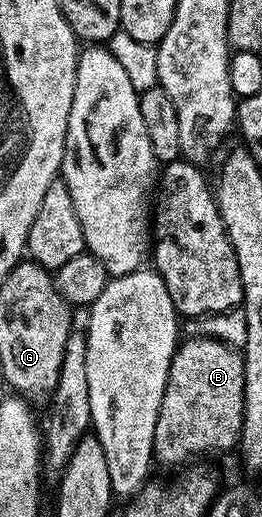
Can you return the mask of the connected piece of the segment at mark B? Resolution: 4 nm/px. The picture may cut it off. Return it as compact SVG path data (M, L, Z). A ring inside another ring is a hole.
M200 335L190 336L190 341L182 340L178 344L175 355L171 359L171 367L167 375L167 387L163 391L163 403L159 407L159 419L155 423L155 443L153 444L153 460L161 465L181 465L185 467L190 464L192 457L201 457L204 453L225 453L229 448L238 444L241 435L241 424L243 423L243 359L240 352L234 346L217 341L214 337L202 337Z

